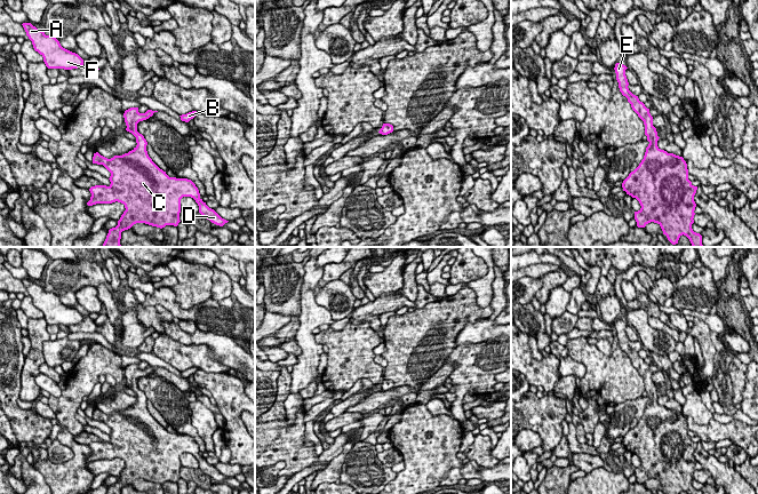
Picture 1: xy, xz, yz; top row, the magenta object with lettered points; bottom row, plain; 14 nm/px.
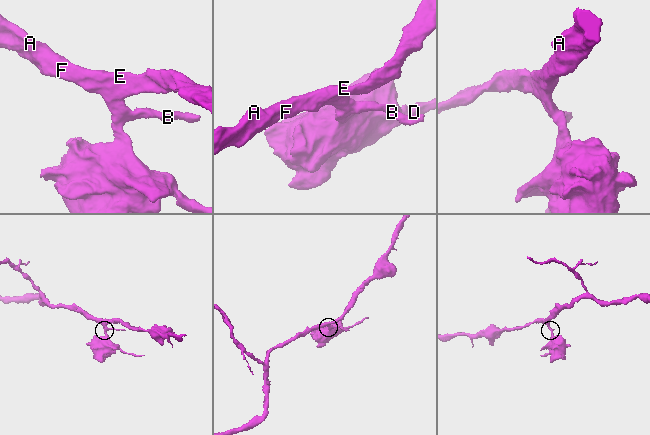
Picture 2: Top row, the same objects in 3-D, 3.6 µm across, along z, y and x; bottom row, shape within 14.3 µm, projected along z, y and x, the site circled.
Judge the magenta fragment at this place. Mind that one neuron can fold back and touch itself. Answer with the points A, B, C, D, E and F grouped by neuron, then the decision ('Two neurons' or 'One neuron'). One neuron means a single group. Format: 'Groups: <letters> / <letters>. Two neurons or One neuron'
Groups: A B E F / C D. Two neurons

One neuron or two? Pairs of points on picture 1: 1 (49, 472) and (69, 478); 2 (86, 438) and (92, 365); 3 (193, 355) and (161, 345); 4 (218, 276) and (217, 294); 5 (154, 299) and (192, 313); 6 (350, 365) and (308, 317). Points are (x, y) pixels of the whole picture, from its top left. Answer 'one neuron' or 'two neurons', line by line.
1: one neuron
2: two neurons
3: one neuron
4: one neuron
5: one neuron
6: two neurons

